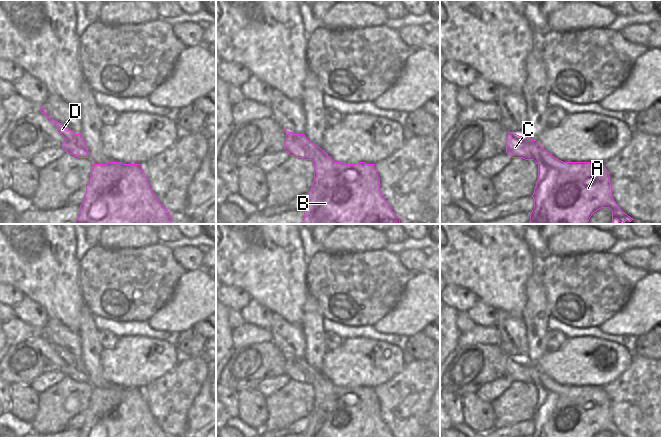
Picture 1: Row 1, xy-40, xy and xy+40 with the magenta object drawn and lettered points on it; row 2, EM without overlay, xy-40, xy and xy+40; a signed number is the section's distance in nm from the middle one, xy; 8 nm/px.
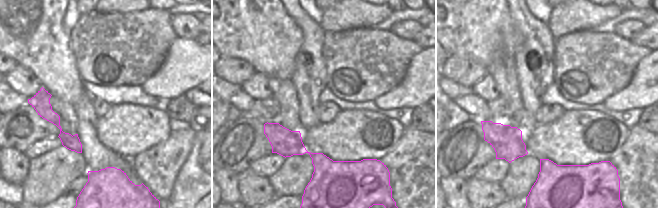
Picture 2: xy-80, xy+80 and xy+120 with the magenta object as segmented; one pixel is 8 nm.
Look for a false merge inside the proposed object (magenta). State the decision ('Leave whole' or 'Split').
Split.

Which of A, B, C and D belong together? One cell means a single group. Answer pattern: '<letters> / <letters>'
A B D / C

